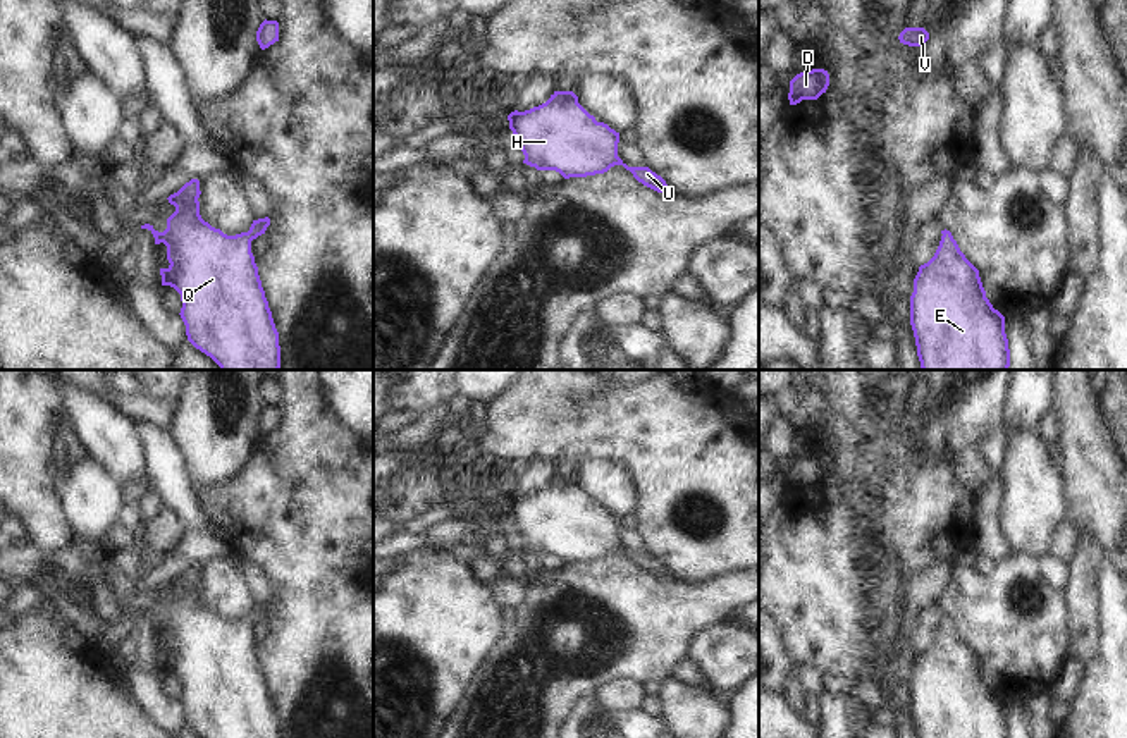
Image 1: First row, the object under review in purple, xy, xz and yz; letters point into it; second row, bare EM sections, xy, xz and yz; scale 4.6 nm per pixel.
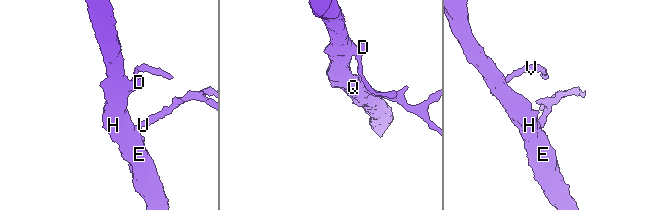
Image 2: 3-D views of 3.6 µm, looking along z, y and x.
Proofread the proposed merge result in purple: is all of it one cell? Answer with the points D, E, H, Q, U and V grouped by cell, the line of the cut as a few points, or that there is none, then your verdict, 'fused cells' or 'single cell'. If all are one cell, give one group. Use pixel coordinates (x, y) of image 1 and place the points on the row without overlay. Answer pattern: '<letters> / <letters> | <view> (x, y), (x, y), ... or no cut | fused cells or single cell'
D E H Q U V | no cut | single cell

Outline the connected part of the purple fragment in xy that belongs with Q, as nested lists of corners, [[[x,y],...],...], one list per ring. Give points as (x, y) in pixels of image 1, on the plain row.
[[[191,564],[167,585],[176,597],[167,604],[167,614],[158,618],[145,609],[155,630],[167,631],[169,652],[160,654],[162,671],[170,671],[181,680],[181,704],[188,726],[201,738],[280,738],[275,714],[258,652],[251,638],[251,626],[265,619],[270,604],[253,606],[248,618],[227,621],[212,612],[200,600],[200,566]]]

